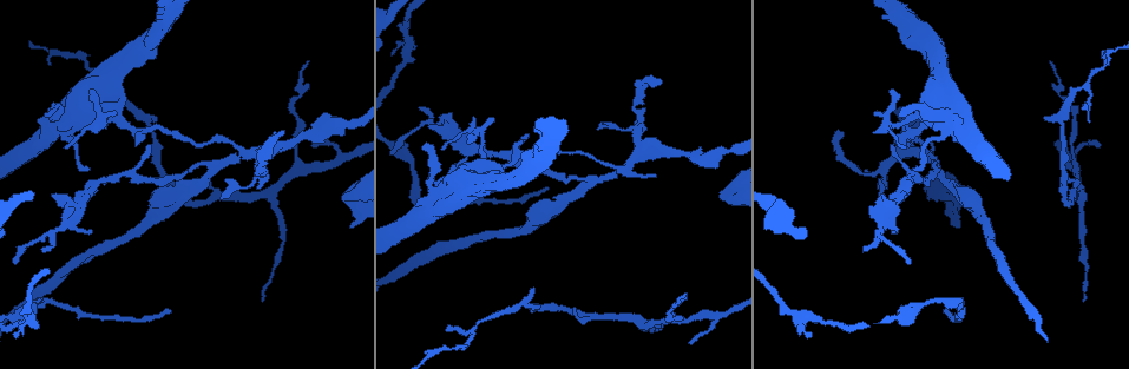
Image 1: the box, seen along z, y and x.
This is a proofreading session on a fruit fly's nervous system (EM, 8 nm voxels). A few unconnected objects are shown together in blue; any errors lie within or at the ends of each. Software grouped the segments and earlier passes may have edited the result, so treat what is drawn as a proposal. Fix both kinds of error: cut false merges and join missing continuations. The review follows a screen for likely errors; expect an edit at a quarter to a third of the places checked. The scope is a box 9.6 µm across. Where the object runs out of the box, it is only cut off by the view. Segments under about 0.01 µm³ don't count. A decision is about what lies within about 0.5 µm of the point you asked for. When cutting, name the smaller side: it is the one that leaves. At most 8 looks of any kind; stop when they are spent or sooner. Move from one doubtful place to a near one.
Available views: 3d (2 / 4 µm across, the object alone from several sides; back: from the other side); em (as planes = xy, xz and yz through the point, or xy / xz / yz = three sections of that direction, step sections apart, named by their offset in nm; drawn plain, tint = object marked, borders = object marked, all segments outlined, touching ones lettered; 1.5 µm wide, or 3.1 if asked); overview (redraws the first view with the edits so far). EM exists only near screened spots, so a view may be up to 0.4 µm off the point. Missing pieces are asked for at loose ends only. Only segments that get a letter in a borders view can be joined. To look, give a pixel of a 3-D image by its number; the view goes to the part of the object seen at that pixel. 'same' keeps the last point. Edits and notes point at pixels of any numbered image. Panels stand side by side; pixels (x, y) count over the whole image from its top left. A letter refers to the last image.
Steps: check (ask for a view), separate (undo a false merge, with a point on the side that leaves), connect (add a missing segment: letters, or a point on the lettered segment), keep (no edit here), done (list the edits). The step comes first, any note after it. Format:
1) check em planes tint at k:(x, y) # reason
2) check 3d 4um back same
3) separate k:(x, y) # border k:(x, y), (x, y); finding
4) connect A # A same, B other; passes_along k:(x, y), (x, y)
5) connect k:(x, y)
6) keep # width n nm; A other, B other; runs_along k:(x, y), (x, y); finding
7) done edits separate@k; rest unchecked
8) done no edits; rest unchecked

check em xz step 8 borders at 1:(900, 38)

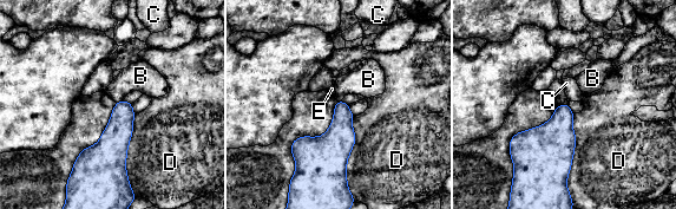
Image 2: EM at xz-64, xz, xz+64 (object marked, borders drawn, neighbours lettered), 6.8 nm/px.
check em planes borders same

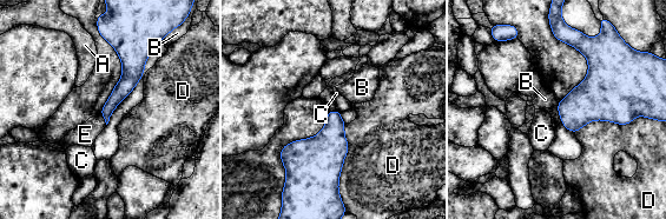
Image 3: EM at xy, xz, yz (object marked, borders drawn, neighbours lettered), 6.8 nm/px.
keep # A other, B other, C other, D other, E other; border 3:(555, 106), (561, 121); no lettered segment goes on from it

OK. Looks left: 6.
check 3d 4um at 1:(891, 234) # branch stops here

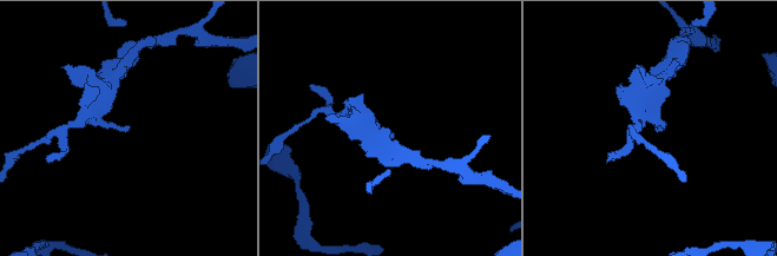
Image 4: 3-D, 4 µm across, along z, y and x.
check em xz step 8 tint at 4:(128, 128) # now the EM

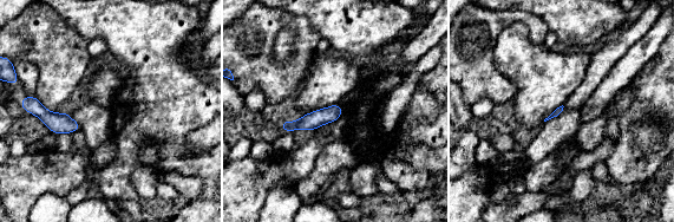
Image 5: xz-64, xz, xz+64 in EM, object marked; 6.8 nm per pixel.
check em planes borders same

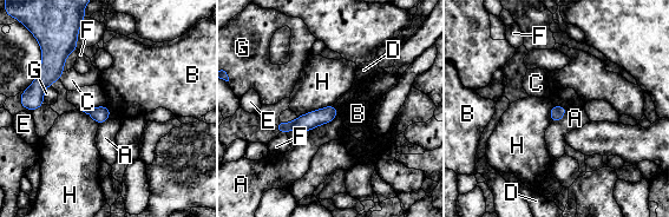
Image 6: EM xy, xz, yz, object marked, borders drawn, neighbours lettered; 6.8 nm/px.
keep # A other, B other, C other, D other, E other, F other, G other, H other; border 6:(105, 105), (111, 112); no lettered segment goes on from it

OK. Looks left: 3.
check em planes borders at 1:(351, 226) # branch stops here

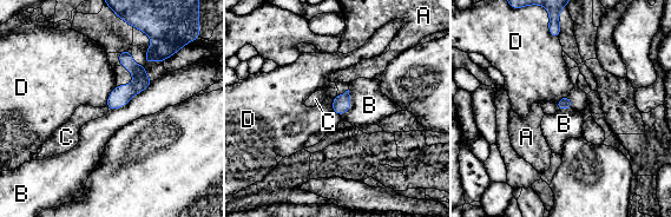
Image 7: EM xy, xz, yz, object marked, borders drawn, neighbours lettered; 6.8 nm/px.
connect C # A other, B other, C same, D other; passes_along 7:(565, 103), (556, 105), (548, 109); the cell continues

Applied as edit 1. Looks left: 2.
done edits connect@7; rest unchecked

